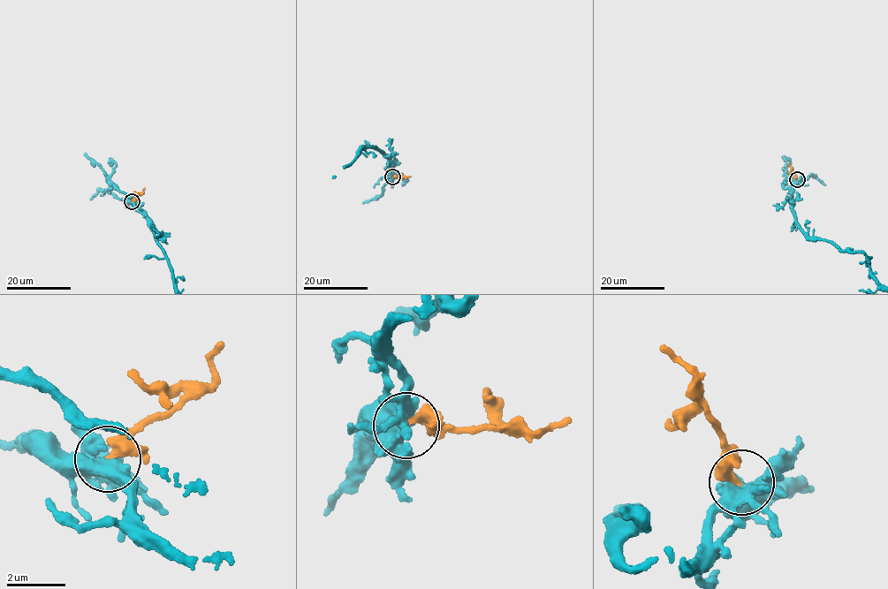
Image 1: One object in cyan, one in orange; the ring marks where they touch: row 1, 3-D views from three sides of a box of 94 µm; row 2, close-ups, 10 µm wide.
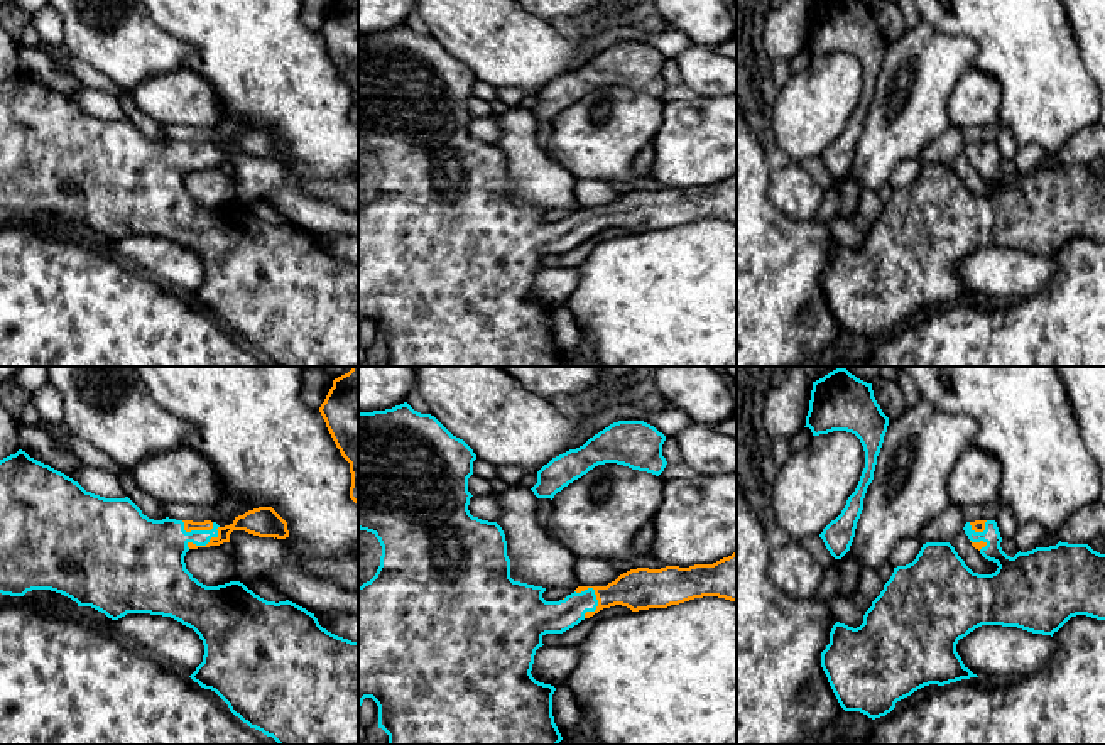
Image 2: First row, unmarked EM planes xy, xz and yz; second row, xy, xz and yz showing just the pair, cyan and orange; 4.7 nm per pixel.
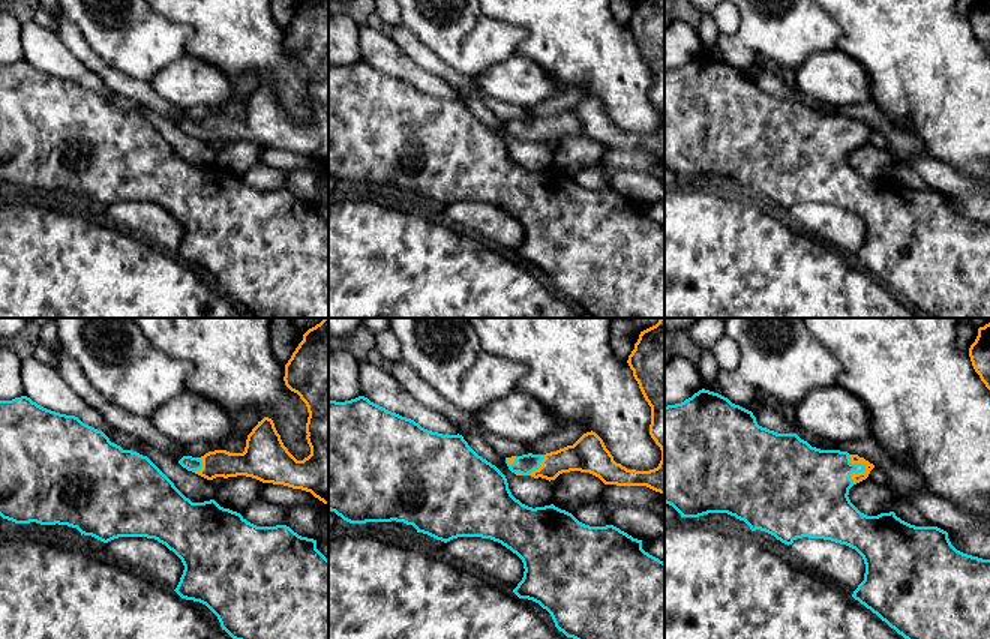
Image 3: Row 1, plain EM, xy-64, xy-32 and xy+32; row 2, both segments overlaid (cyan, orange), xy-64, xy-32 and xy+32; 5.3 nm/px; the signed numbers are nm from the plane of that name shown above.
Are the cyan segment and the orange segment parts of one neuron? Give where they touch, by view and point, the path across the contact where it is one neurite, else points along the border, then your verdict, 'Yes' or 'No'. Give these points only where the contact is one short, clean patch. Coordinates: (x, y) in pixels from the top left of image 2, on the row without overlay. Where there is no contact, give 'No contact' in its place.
Touches cyan at xy (200, 152). Path across: xy (152, 174), (169, 161), (200, 152), (230, 151), (250, 142). Yes

